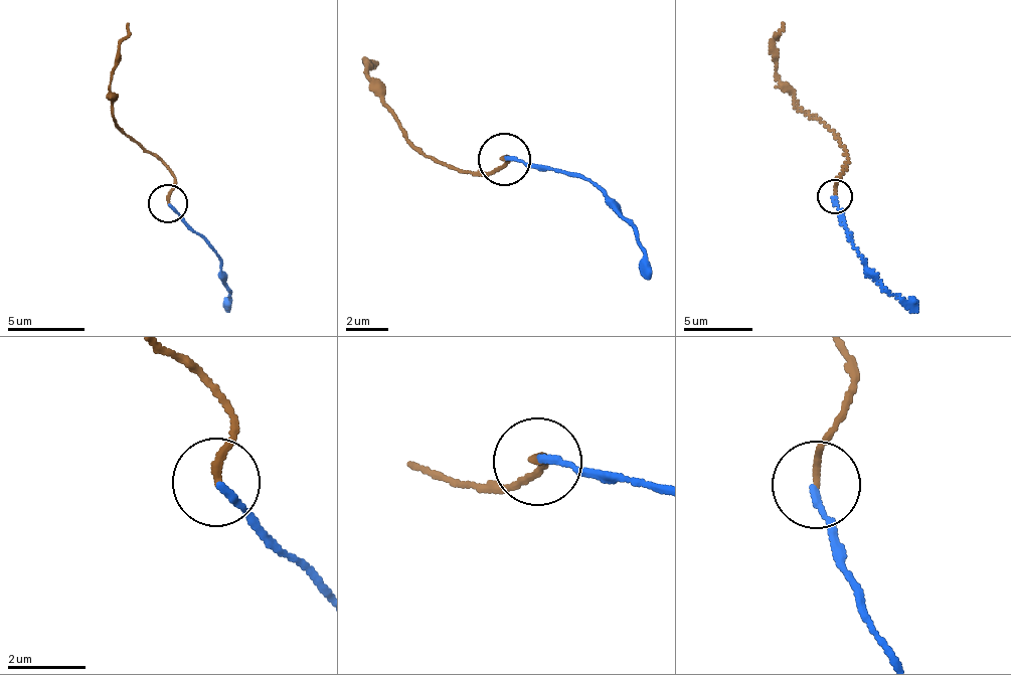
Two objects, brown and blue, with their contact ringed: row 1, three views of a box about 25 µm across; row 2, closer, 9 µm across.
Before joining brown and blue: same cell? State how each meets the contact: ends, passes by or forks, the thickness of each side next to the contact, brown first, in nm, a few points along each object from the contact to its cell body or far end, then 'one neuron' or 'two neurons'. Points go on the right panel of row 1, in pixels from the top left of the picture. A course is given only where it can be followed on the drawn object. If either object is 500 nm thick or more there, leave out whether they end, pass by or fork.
brown ends; blue ends; calibres 170 and 180 nm; course brown (835, 197), (848, 158), (838, 138), (780, 79), (774, 39), (784, 24); course blue (835, 197), (853, 247), (868, 273), (917, 311); two neurons

